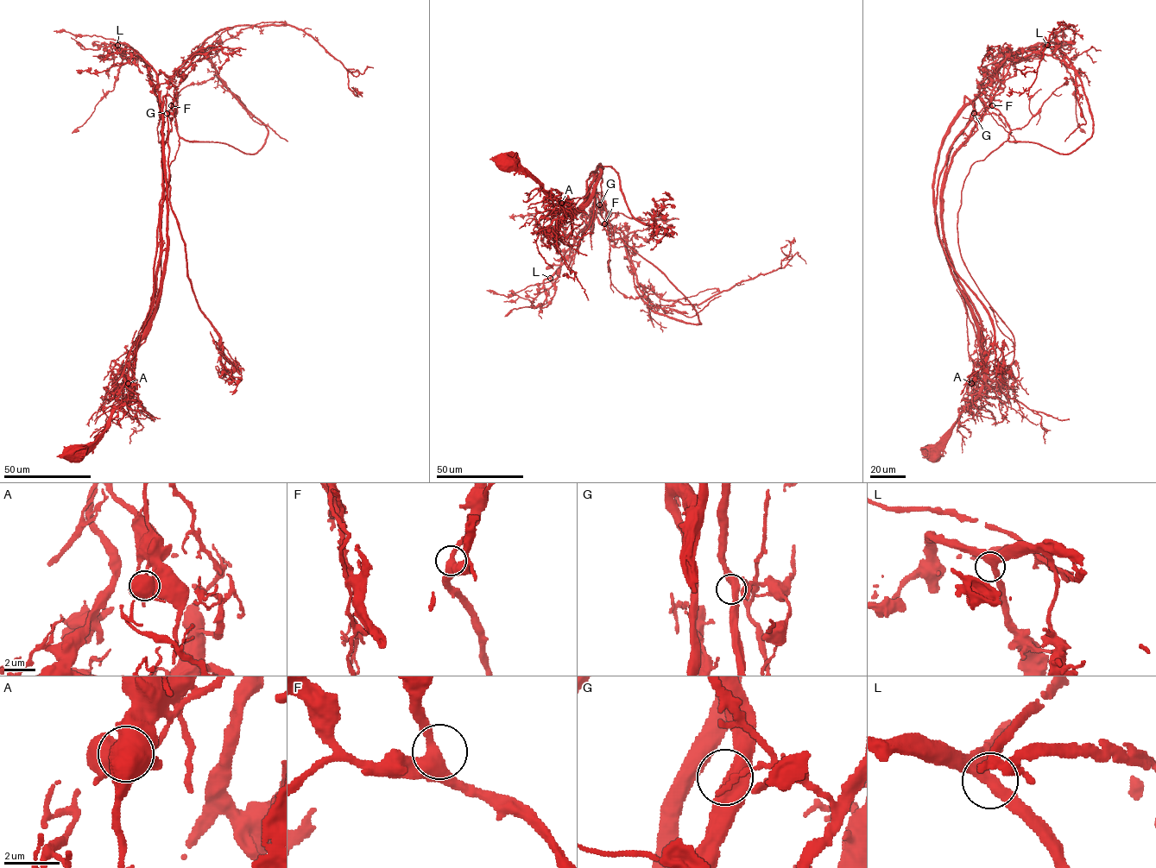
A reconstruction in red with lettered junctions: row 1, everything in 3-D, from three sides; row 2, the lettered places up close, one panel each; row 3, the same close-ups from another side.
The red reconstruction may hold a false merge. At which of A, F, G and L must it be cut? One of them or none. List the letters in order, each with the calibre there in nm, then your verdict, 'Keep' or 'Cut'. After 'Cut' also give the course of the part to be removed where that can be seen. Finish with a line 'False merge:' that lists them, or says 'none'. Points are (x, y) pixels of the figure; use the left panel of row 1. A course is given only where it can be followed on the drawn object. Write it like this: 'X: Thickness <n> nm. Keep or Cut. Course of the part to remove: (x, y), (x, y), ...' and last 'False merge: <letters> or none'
A: Thickness 600 nm. Cut. Course of the part to remove: (128, 383), (158, 308), (179, 140), (252, 154), (268, 135), (204, 42), (294, 26), (361, 94)
F: Thickness 400 nm. Keep
G: Thickness 400 nm. Keep
L: Thickness 380 nm. Keep
False merge: A

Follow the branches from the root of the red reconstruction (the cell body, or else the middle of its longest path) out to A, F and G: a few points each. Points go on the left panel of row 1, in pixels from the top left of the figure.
A: (74, 450), (87, 447), (104, 430), (114, 411), (136, 388), (137, 385), (128, 383)
F: (74, 450), (96, 439), (133, 391), (135, 349), (152, 305), (163, 199), (162, 144), (172, 130), (171, 105)
G: (74, 450), (96, 439), (133, 391), (135, 349), (152, 305), (163, 199), (162, 144), (172, 130), (167, 113)

